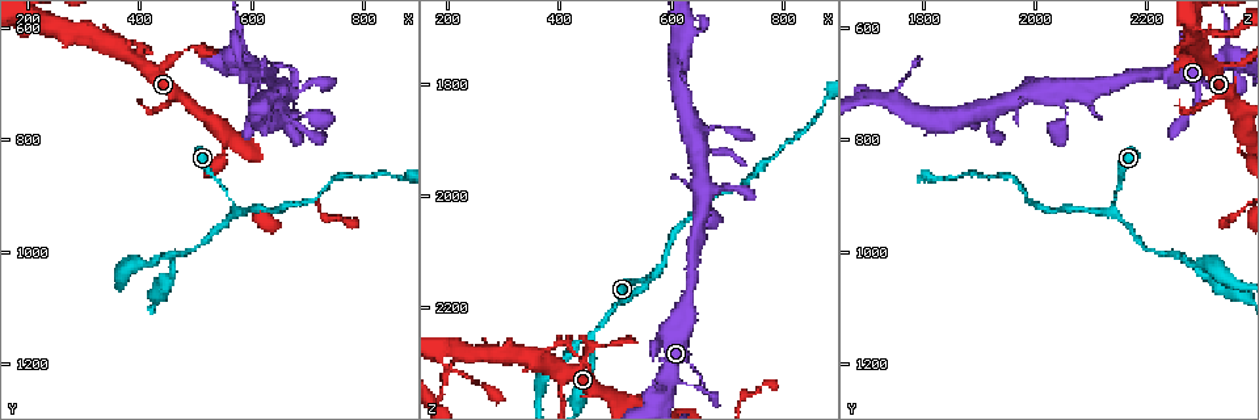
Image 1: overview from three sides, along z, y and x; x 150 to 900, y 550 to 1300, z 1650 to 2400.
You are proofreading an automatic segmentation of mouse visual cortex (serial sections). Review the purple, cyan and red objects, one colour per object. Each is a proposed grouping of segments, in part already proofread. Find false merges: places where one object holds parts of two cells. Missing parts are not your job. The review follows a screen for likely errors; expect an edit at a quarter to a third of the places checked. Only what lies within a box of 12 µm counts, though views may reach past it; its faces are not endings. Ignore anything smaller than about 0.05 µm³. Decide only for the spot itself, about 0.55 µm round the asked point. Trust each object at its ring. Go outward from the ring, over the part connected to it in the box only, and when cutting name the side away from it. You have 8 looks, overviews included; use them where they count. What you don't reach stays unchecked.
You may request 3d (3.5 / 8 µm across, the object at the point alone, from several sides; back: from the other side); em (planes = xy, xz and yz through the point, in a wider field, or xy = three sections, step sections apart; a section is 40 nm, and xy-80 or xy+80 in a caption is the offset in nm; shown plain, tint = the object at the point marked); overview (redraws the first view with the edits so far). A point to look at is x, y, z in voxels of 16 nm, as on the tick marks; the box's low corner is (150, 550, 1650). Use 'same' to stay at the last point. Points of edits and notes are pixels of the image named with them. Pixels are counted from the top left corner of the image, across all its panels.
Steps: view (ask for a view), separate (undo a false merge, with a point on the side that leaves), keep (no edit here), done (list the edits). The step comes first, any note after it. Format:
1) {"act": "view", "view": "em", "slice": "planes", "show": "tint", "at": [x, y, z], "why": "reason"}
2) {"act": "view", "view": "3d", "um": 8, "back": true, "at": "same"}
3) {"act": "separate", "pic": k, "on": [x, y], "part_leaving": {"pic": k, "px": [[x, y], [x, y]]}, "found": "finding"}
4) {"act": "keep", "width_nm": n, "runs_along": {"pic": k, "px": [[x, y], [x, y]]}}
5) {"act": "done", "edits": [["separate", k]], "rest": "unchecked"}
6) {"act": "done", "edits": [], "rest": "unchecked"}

{"act": "view", "view": "3d", "um": 3.5, "at": [570, 915, 2140], "why": "arms part here"}

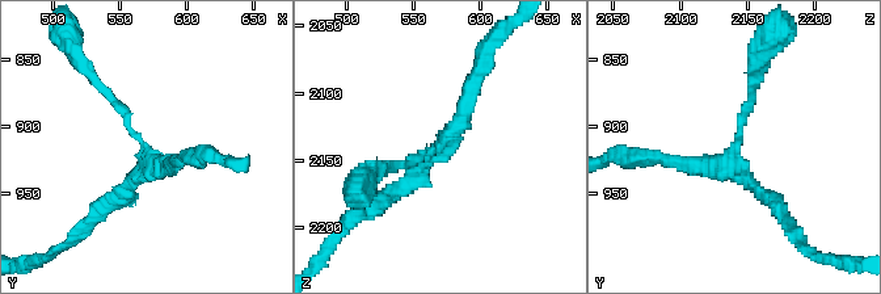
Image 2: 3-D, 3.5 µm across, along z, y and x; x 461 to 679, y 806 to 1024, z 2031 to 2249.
{"act": "view", "view": "em", "slice": "xy", "step": 5, "show": "tint", "at": [568, 918, 2138], "arms": 3, "arm_widths_nm": [150, 200, 200]}

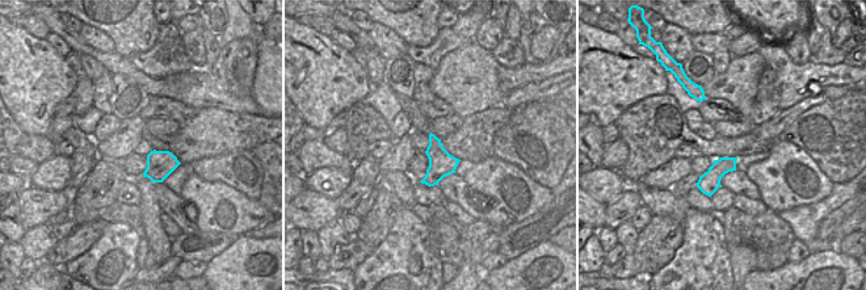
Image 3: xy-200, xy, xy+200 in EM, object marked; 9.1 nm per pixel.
{"act": "keep", "width_nm": 240, "runs_along": {"pic": 2, "px": [[753, 85], [732, 154], [779, 210]]}, "found": "all the same cell"}

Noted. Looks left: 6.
{"act": "view", "view": "3d", "um": 3.5, "at": [645, 665, 2340], "why": "a narrow waist"}

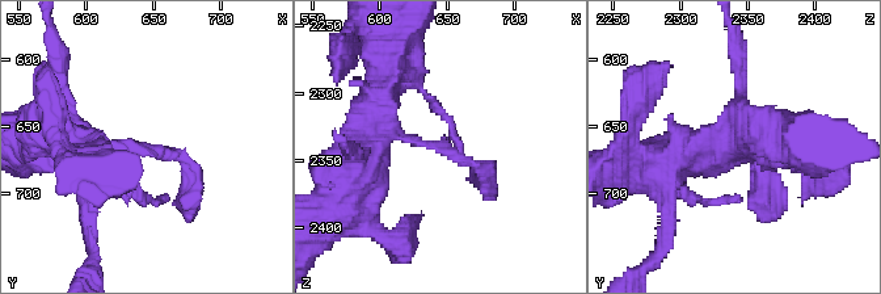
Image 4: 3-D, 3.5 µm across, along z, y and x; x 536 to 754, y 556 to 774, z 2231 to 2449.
{"act": "view", "view": "em", "slice": "xy", "step": 3, "show": "tint", "at": [646, 666, 2342], "arm_widths_nm": [250, 450]}

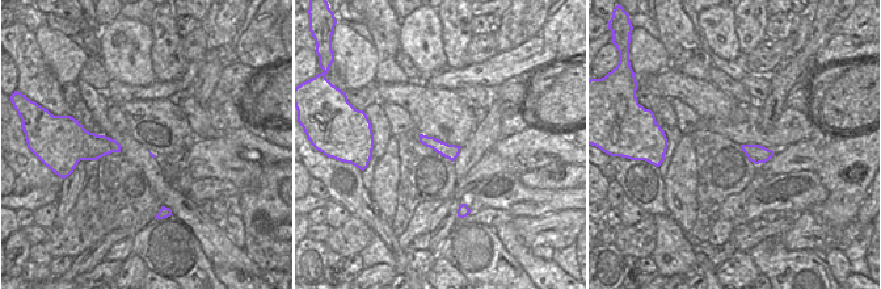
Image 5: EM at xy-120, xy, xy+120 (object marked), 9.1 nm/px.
{"act": "keep", "width_nm": 140, "runs_along": {"pic": 4, "px": [[84, 147], [181, 155], [189, 200]]}, "found": "all the same cell"}

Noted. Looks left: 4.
{"act": "view", "view": "3d", "um": 8, "back": true, "at": [455, 1010, 2255], "why": "arms part here"}

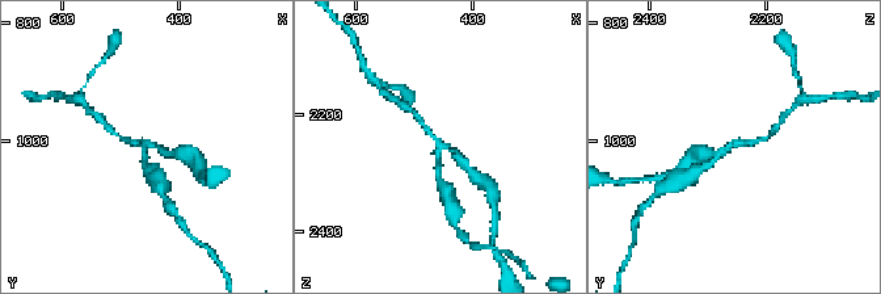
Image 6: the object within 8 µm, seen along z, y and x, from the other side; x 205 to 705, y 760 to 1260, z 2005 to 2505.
{"act": "view", "view": "em", "slice": "xy", "step": 2, "show": "tint", "at": [450, 1000, 2260], "why": "now the EM"}

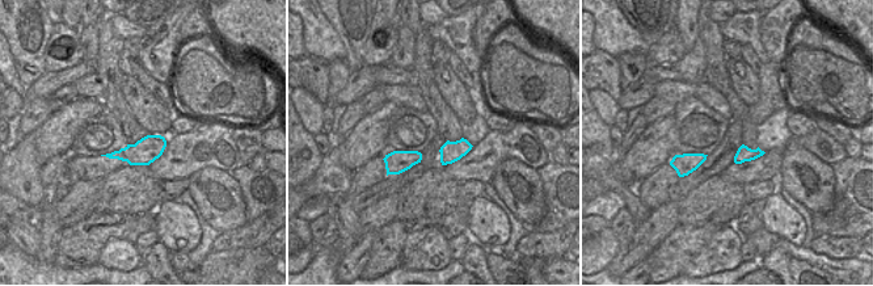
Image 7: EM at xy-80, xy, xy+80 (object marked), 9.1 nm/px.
{"act": "keep", "width_nm": 190, "runs_along": {"pic": 6, "px": [[763, 139], [732, 143], [705, 164]]}, "found": "all the same cell"}

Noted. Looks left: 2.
{"act": "view", "view": "3d", "um": 3.5, "at": [355, 630, 2295], "why": "branch point"}

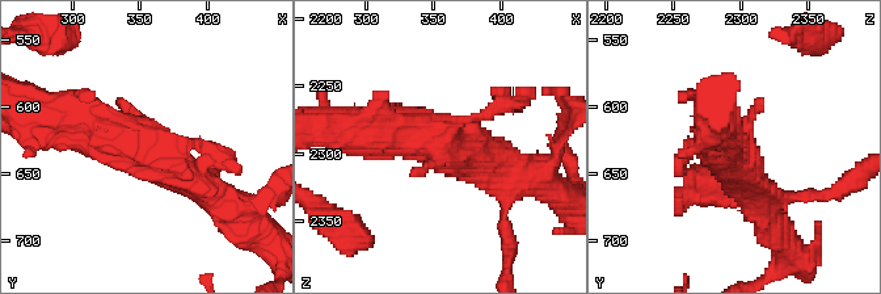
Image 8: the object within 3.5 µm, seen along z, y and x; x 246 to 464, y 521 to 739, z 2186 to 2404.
{"act": "view", "view": "em", "slice": "xy", "step": 3, "show": "tint", "at": [352, 632, 2292]}

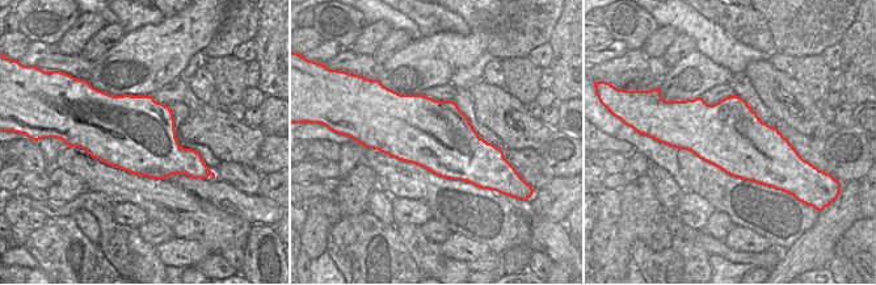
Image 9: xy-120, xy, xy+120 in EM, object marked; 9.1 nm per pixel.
{"act": "keep", "runs_along": {"pic": 8, "px": [[211, 194], [139, 146], [67, 117]]}, "found": "continuous, no second cell"}

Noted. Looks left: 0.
{"act": "done", "edits": [], "rest": "unchecked"}

